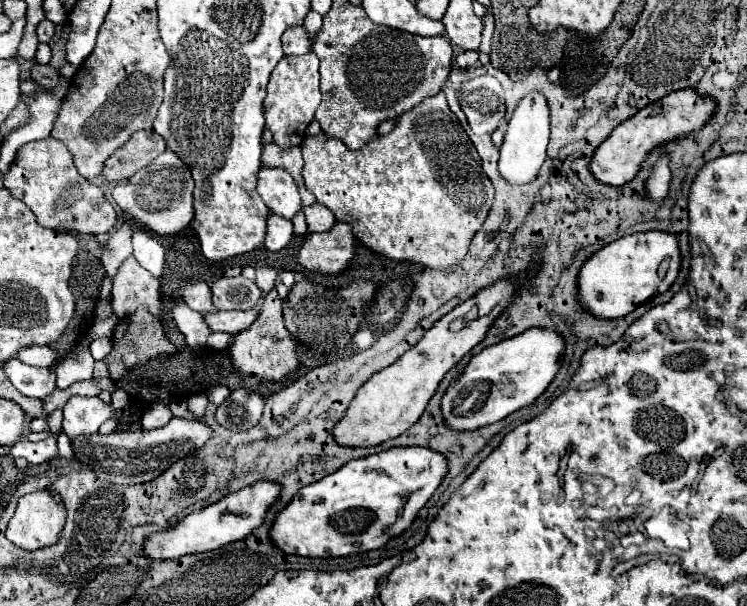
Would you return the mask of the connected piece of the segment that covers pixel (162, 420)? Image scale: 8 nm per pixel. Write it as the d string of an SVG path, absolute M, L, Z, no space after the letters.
M152 403L144 409L140 425L142 425L142 429L158 429L158 427L164 427L170 419L172 419L172 413L170 413L168 405Z

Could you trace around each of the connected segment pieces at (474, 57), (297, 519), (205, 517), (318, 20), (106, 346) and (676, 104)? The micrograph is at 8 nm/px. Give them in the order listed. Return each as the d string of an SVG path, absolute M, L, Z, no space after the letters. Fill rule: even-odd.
M462 51L456 55L454 59L456 67L462 67L462 69L470 69L478 63L478 51Z
M396 447L364 459L348 461L336 473L324 477L322 481L302 487L294 499L276 515L270 529L270 541L288 553L300 557L348 557L356 553L366 553L380 549L392 537L406 531L416 519L418 511L426 505L432 493L438 489L446 475L446 457L424 447Z
M258 481L250 487L244 487L242 491L230 493L196 513L182 517L176 527L150 533L144 539L144 557L150 557L154 561L168 561L168 559L178 559L182 555L220 549L228 543L240 541L262 525L264 513L276 501L278 493L280 493L280 485L272 481Z
M310 11L310 13L306 15L306 19L304 19L304 27L306 27L310 39L314 39L316 31L322 27L322 15L316 13L316 11Z
M110 337L96 339L96 341L92 343L92 347L90 347L90 351L92 351L92 357L94 357L96 361L104 359L104 357L110 353L110 349L112 349L112 341L110 341Z
M680 89L674 93L668 93L666 97L646 105L646 109L640 109L634 117L624 121L610 133L610 137L594 151L594 157L590 161L590 171L594 171L596 181L602 181L606 185L622 187L638 173L640 163L648 157L648 153L680 135L688 135L694 131L700 131L706 121L712 117L716 109L716 103L708 97L700 97L694 89Z

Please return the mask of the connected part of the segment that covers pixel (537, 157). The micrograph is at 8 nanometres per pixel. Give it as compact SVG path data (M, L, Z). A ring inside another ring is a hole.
M532 91L522 97L518 107L514 109L512 119L508 121L508 131L500 147L500 163L498 163L504 179L508 179L510 183L530 183L538 175L546 159L548 137L550 137L550 109L546 97L538 91Z

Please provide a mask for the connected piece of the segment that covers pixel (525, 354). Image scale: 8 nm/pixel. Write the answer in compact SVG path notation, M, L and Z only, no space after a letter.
M528 329L476 353L442 395L442 419L450 429L472 431L492 425L534 403L560 369L564 339L548 329Z

